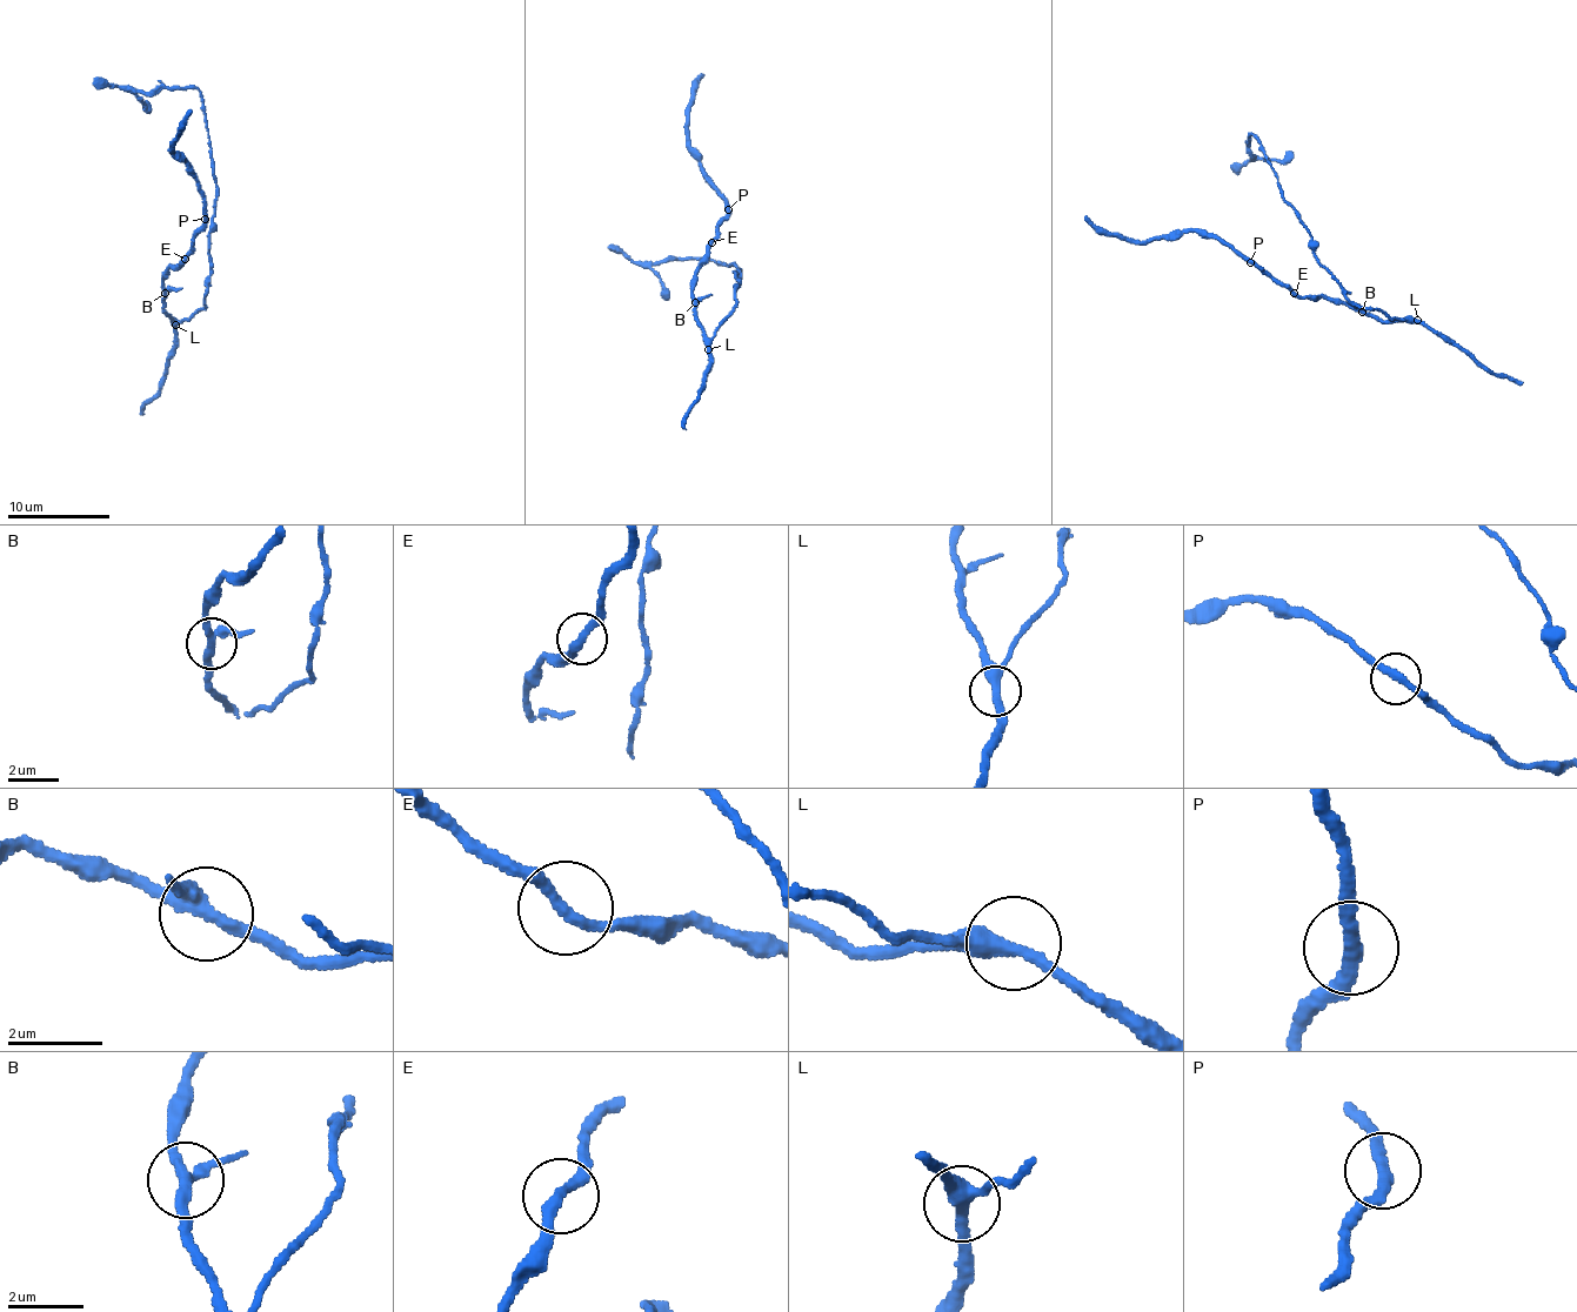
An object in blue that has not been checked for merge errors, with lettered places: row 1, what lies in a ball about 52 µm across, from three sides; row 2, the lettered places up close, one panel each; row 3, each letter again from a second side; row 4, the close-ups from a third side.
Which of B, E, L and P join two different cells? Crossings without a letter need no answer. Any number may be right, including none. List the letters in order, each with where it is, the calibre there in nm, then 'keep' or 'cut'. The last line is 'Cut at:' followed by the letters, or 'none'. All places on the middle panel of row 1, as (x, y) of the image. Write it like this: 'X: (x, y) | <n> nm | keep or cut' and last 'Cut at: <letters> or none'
B: (695, 302) | 260 nm | keep
E: (712, 242) | 280 nm | keep
L: (708, 349) | 280 nm | keep
P: (728, 209) | 280 nm | keep
Cut at: none

